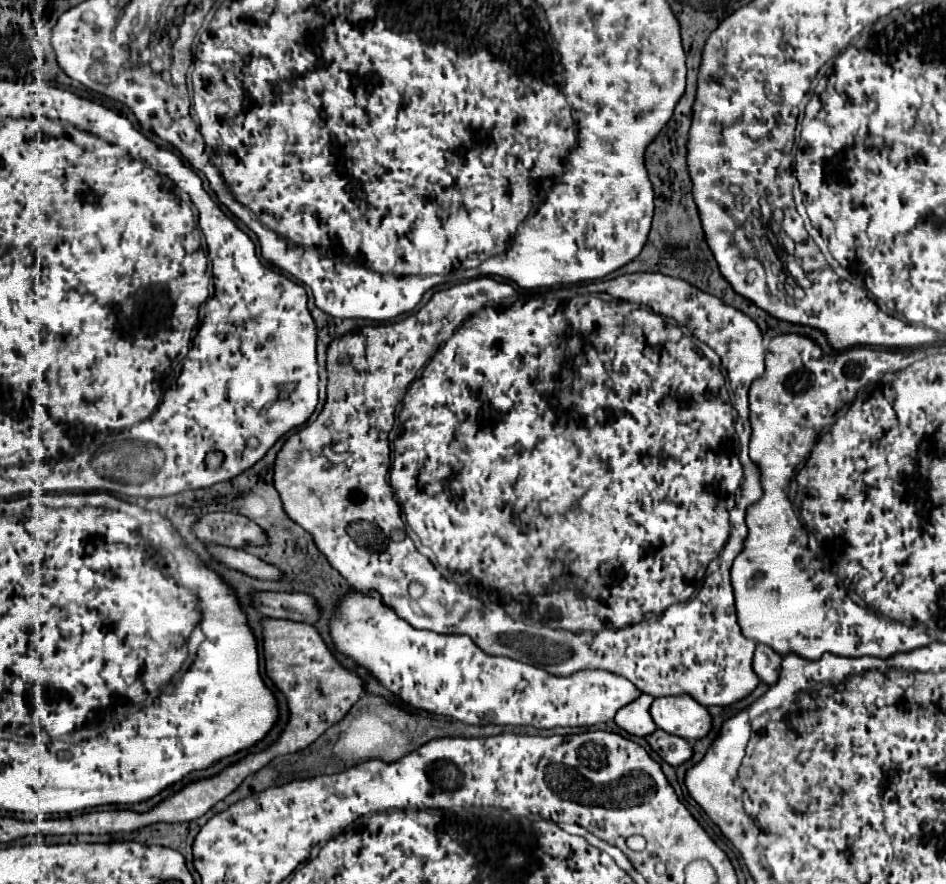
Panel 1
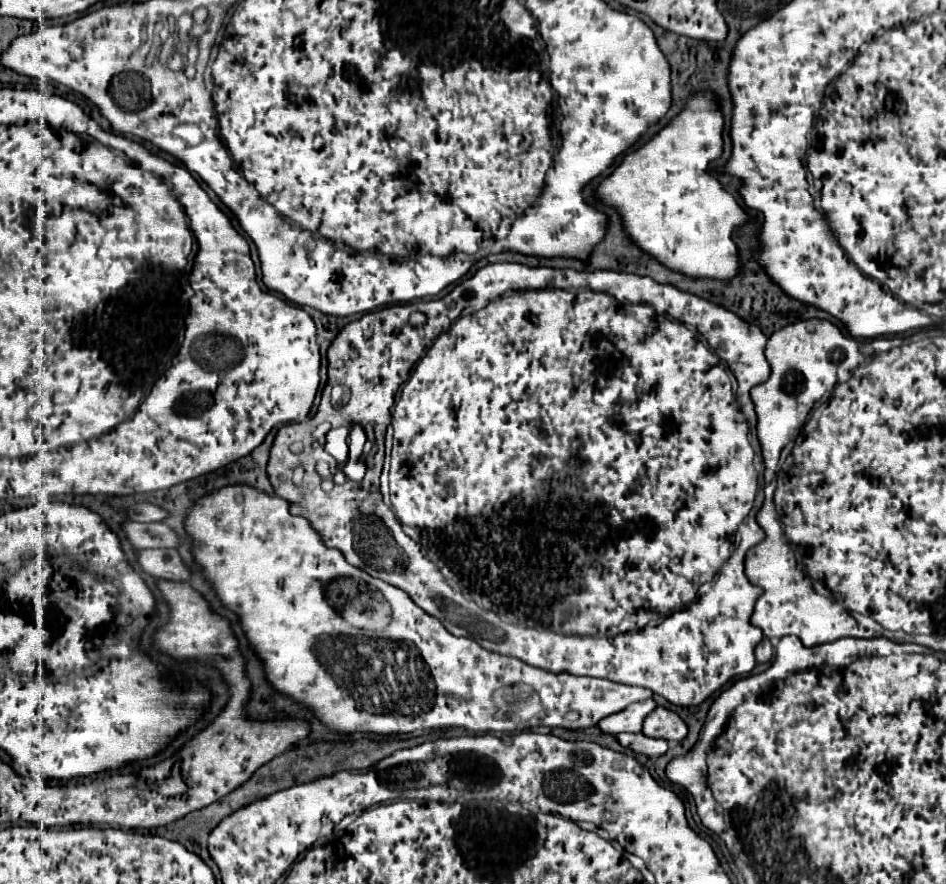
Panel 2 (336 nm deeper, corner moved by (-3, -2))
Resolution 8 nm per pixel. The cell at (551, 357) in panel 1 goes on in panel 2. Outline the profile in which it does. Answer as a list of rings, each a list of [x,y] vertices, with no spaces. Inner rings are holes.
[[[503,262],[503,264],[489,264],[489,266],[485,266],[485,268],[479,268],[479,270],[477,270],[477,272],[475,272],[475,274],[473,274],[473,276],[471,276],[471,278],[467,278],[467,280],[463,280],[463,282],[459,282],[459,284],[457,284],[457,286],[455,286],[455,288],[453,288],[453,290],[451,290],[451,292],[449,292],[449,294],[447,294],[447,296],[443,296],[443,298],[435,298],[435,300],[421,300],[421,302],[413,302],[413,304],[401,304],[401,306],[387,306],[387,308],[381,308],[381,310],[375,310],[375,312],[369,312],[369,314],[365,314],[365,316],[363,316],[363,318],[359,318],[359,320],[355,320],[355,322],[349,322],[349,324],[347,324],[347,326],[345,326],[345,328],[343,328],[343,330],[341,330],[341,332],[339,332],[339,334],[337,334],[337,336],[335,336],[335,340],[333,340],[333,344],[331,344],[331,346],[329,346],[329,352],[327,352],[327,358],[329,358],[329,372],[327,372],[327,374],[329,374],[329,380],[327,380],[327,386],[325,386],[325,390],[323,390],[323,394],[325,394],[325,400],[327,400],[327,394],[331,394],[331,388],[333,388],[333,386],[335,386],[335,384],[345,384],[345,386],[349,386],[349,390],[351,390],[351,398],[349,398],[349,402],[347,402],[347,404],[345,404],[345,406],[343,406],[343,408],[339,408],[339,410],[335,410],[335,408],[331,408],[331,404],[327,404],[327,402],[325,402],[325,404],[323,404],[323,410],[321,410],[321,416],[325,416],[325,420],[329,420],[329,422],[331,422],[331,424],[333,424],[333,426],[353,426],[353,424],[355,424],[355,422],[361,422],[361,424],[363,424],[363,428],[365,428],[365,434],[367,434],[367,444],[365,444],[365,450],[363,450],[363,458],[365,458],[365,464],[367,464],[367,474],[365,474],[365,478],[363,478],[363,480],[361,480],[361,482],[355,482],[355,484],[353,484],[353,482],[351,482],[351,480],[347,480],[347,482],[345,482],[345,484],[343,484],[343,486],[335,486],[335,488],[333,488],[333,490],[331,490],[331,492],[329,492],[329,494],[327,494],[327,492],[323,492],[323,490],[321,490],[321,488],[319,488],[319,484],[307,484],[307,482],[305,482],[305,484],[303,484],[303,482],[301,482],[301,484],[295,484],[295,482],[293,482],[293,480],[291,480],[291,472],[293,472],[293,470],[295,470],[295,466],[297,466],[297,464],[299,464],[299,460],[297,460],[297,454],[293,454],[293,452],[291,452],[291,450],[289,450],[289,446],[291,446],[291,444],[293,444],[293,442],[297,442],[297,440],[301,440],[301,442],[303,442],[303,438],[305,438],[305,434],[303,434],[303,430],[301,430],[301,424],[287,424],[287,426],[283,426],[283,428],[281,428],[281,430],[279,430],[279,432],[277,432],[277,436],[275,436],[275,442],[273,442],[273,446],[271,446],[271,458],[269,458],[269,464],[267,464],[267,474],[269,474],[269,480],[271,480],[271,486],[273,486],[273,490],[275,490],[275,494],[277,494],[277,496],[281,496],[281,498],[285,498],[285,500],[289,500],[289,502],[291,502],[291,512],[293,512],[293,514],[301,514],[301,516],[305,516],[305,518],[307,518],[307,520],[309,520],[309,522],[311,522],[311,526],[313,526],[313,528],[315,528],[315,530],[317,530],[317,532],[319,532],[319,534],[321,534],[321,538],[323,538],[323,542],[325,542],[325,544],[327,544],[327,546],[329,546],[329,548],[337,548],[337,550],[341,550],[341,552],[343,552],[343,554],[345,554],[345,558],[347,558],[347,562],[349,562],[349,564],[353,564],[353,566],[357,566],[357,568],[361,568],[361,570],[365,570],[365,572],[367,572],[367,574],[371,574],[371,576],[373,576],[373,578],[379,578],[379,580],[383,580],[383,582],[387,582],[387,584],[393,584],[393,586],[397,586],[397,588],[401,588],[401,590],[405,590],[405,592],[407,592],[407,594],[409,594],[409,596],[411,596],[411,600],[413,600],[413,602],[415,602],[415,604],[417,604],[417,606],[419,606],[419,608],[423,608],[423,610],[425,610],[425,612],[427,612],[427,614],[431,614],[431,616],[435,616],[435,618],[437,618],[437,620],[441,620],[441,624],[443,624],[443,626],[445,626],[445,628],[447,628],[447,630],[449,630],[449,632],[451,632],[451,634],[453,634],[453,636],[465,636],[465,638],[473,638],[473,640],[475,640],[475,642],[479,642],[479,644],[481,644],[481,646],[483,646],[483,648],[487,648],[487,650],[493,650],[493,652],[501,652],[501,654],[507,654],[507,656],[515,656],[515,658],[519,658],[519,660],[523,660],[523,662],[527,662],[527,664],[531,664],[531,666],[537,666],[537,668],[543,668],[543,670],[549,670],[549,672],[563,672],[563,670],[567,670],[567,672],[571,672],[571,674],[579,674],[579,676],[599,676],[599,678],[607,678],[607,680],[613,680],[613,682],[621,682],[621,684],[631,684],[631,686],[643,686],[643,688],[649,688],[649,690],[653,690],[653,692],[655,692],[655,694],[661,694],[661,696],[663,696],[663,698],[667,698],[667,700],[669,700],[669,702],[671,702],[671,704],[675,704],[675,706],[699,706],[699,704],[701,704],[701,702],[703,702],[703,700],[707,700],[707,698],[709,698],[709,696],[711,696],[711,694],[713,694],[713,692],[717,692],[717,690],[719,690],[719,688],[721,688],[721,686],[723,686],[723,684],[725,684],[725,682],[729,682],[729,680],[731,680],[731,678],[735,678],[735,676],[743,676],[743,674],[749,674],[749,672],[751,672],[751,670],[753,670],[753,666],[755,666],[755,656],[753,656],[753,648],[755,648],[755,646],[757,646],[757,644],[759,644],[759,642],[761,642],[761,640],[763,640],[763,632],[761,632],[761,628],[757,628],[757,626],[753,626],[753,624],[751,624],[751,614],[753,614],[753,606],[755,606],[755,600],[757,600],[757,598],[759,598],[759,594],[761,594],[761,590],[759,590],[759,588],[757,588],[757,586],[751,586],[751,584],[749,584],[749,580],[747,580],[747,578],[745,578],[745,576],[743,576],[743,572],[739,572],[739,570],[737,570],[737,572],[735,572],[735,568],[731,568],[731,566],[729,566],[729,570],[727,570],[727,572],[725,572],[725,574],[723,574],[723,570],[721,570],[721,566],[727,566],[727,564],[731,564],[731,560],[733,560],[733,558],[729,558],[729,554],[733,554],[733,538],[735,538],[735,532],[737,532],[737,526],[739,526],[739,524],[741,524],[741,522],[743,522],[743,520],[745,520],[745,516],[747,516],[747,514],[749,514],[749,512],[751,512],[751,508],[753,508],[753,500],[755,500],[755,488],[757,488],[757,486],[755,486],[755,484],[757,484],[757,472],[755,472],[755,468],[753,468],[753,448],[751,448],[751,446],[749,446],[749,438],[747,438],[747,434],[749,434],[749,430],[751,430],[751,434],[755,434],[755,422],[757,422],[757,418],[755,418],[755,410],[753,410],[753,402],[751,402],[751,398],[749,398],[749,390],[751,390],[751,388],[753,388],[753,386],[757,386],[757,384],[763,384],[763,382],[765,382],[765,380],[767,380],[767,376],[770,376],[770,372],[771,372],[771,369],[770,369],[770,366],[769,366],[769,363],[768,363],[768,362],[767,362],[767,360],[766,360],[766,358],[765,358],[765,354],[764,354],[764,351],[765,351],[765,342],[767,342],[767,338],[765,338],[765,336],[763,336],[763,332],[761,332],[761,330],[759,330],[759,328],[757,328],[757,326],[753,326],[753,324],[751,324],[751,328],[749,328],[749,324],[747,324],[747,322],[745,322],[745,320],[741,320],[741,318],[739,318],[739,316],[737,316],[737,314],[733,314],[733,312],[729,312],[729,310],[725,310],[725,308],[723,308],[723,306],[719,306],[719,304],[713,304],[713,302],[707,302],[707,300],[703,300],[703,298],[697,298],[697,296],[693,296],[693,294],[687,294],[687,292],[681,292],[681,290],[677,290],[677,288],[675,288],[675,286],[669,286],[669,284],[657,284],[657,282],[653,282],[653,280],[651,280],[651,278],[647,278],[647,276],[637,276],[637,274],[623,274],[623,272],[615,272],[615,271],[613,271],[613,270],[595,270],[595,271],[593,271],[593,272],[591,272],[591,271],[579,271],[579,272],[578,272],[578,271],[576,271],[576,270],[555,270],[555,268],[529,268],[529,266],[525,266],[525,264],[515,264],[515,262]],[[561,274],[563,274],[563,278],[561,278]],[[550,286],[551,286],[551,288],[553,288],[553,290],[537,290],[537,288],[549,288],[549,287],[550,287]],[[623,286],[625,286],[625,288],[623,288]],[[509,288],[511,288],[511,292],[517,292],[517,291],[524,291],[524,290],[527,290],[527,292],[517,292],[517,294],[513,294],[513,296],[505,296],[505,298],[497,298],[497,296],[503,296],[503,294],[505,294],[505,292],[507,292],[507,290],[509,290]],[[571,288],[575,288],[575,289],[578,289],[578,288],[585,288],[585,289],[582,289],[582,290],[581,290],[581,291],[579,291],[579,292],[575,292],[575,294],[573,294],[573,292],[569,292],[569,290],[563,290],[563,289],[571,289]],[[588,288],[591,288],[591,289],[588,289]],[[619,288],[623,288],[623,290],[621,290],[621,292],[619,292]],[[595,290],[601,290],[601,292],[595,292]],[[627,292],[629,292],[629,294],[627,294]],[[592,293],[593,293],[593,294],[592,294]],[[609,296],[615,296],[615,298],[609,298]],[[477,298],[481,298],[481,300],[477,300]],[[493,298],[497,298],[497,300],[493,300]],[[471,300],[475,300],[475,302],[481,302],[481,306],[485,306],[485,304],[487,304],[487,302],[489,302],[489,300],[491,300],[491,302],[489,302],[489,306],[485,306],[485,308],[481,308],[481,310],[477,310],[477,312],[471,312],[471,314],[467,314],[467,316],[461,316],[461,318],[459,318],[459,314],[461,314],[461,312],[463,312],[463,310],[465,310],[465,308],[467,308],[467,306],[469,306],[469,304],[471,304]],[[617,300],[621,300],[621,302],[623,302],[623,304],[621,304],[621,302],[617,302]],[[631,302],[641,302],[641,304],[649,304],[649,306],[641,306],[641,304],[631,304]],[[651,306],[655,306],[655,310],[653,310],[653,308],[651,308]],[[657,312],[659,312],[659,314],[657,314]],[[665,314],[667,314],[667,316],[665,316]],[[451,318],[453,318],[453,320],[455,320],[455,318],[459,318],[459,320],[457,320],[457,322],[455,322],[455,324],[453,324],[453,326],[451,326],[451,322],[453,322],[453,320],[451,320]],[[597,318],[599,318],[599,320],[597,320]],[[679,322],[681,322],[681,324],[679,324]],[[683,324],[685,324],[685,326],[687,326],[687,328],[685,328],[685,326],[683,326]],[[449,326],[451,326],[451,328],[449,328]],[[447,328],[449,328],[449,330],[447,330]],[[695,330],[697,330],[697,332],[695,332]],[[443,332],[445,332],[445,334],[443,334]],[[441,334],[443,334],[443,336],[441,336]],[[439,336],[441,336],[441,338],[439,338]],[[663,336],[665,336],[665,338],[663,338]],[[435,338],[437,338],[437,342],[435,342],[435,344],[433,344],[433,340],[435,340]],[[705,340],[707,340],[707,344],[709,344],[709,346],[711,346],[711,348],[713,348],[713,350],[715,350],[715,352],[717,352],[717,354],[713,354],[713,352],[709,352],[709,346],[705,346]],[[431,344],[433,344],[433,346],[431,346]],[[429,346],[431,346],[431,348],[429,348]],[[703,346],[705,346],[705,348],[703,348]],[[745,346],[747,346],[747,348],[745,348]],[[757,346],[759,346],[759,348],[757,348]],[[427,348],[429,348],[429,350],[427,350]],[[425,350],[427,350],[427,354],[425,354]],[[423,354],[425,354],[425,356],[423,356]],[[421,356],[423,356],[423,358],[421,358]],[[717,356],[719,356],[719,358],[717,358]],[[749,356],[751,356],[751,358],[749,358]],[[419,359],[421,359],[421,362],[419,362],[419,364],[417,364],[417,366],[415,366],[415,364],[416,364],[416,363],[417,363],[417,361],[418,361],[418,360],[419,360]],[[691,360],[693,360],[693,362],[691,362]],[[721,360],[723,360],[723,362],[725,362],[725,364],[727,364],[727,366],[729,366],[729,370],[731,370],[731,372],[733,372],[733,376],[735,376],[735,378],[737,378],[737,384],[739,384],[739,386],[737,386],[737,400],[735,400],[735,396],[733,396],[733,392],[731,392],[731,382],[729,382],[729,374],[727,374],[727,368],[725,368],[725,364],[723,364],[723,362],[721,362]],[[393,364],[395,364],[395,366],[393,366]],[[739,364],[741,364],[741,368],[739,368]],[[414,366],[415,366],[415,370],[413,370],[413,374],[411,374],[411,371],[412,371],[412,368],[413,368],[413,367],[414,367]],[[409,374],[411,374],[411,378],[409,378]],[[407,378],[409,378],[409,380],[407,380]],[[405,380],[407,380],[407,384],[405,384],[405,388],[402,388],[402,387],[400,387],[400,388],[399,388],[399,386],[401,386],[401,384],[403,384],[403,382],[405,382]],[[657,384],[659,384],[659,386],[657,386]],[[397,388],[399,388],[399,389],[398,389],[398,391],[397,391]],[[402,389],[403,389],[403,392],[402,392]],[[395,392],[398,392],[398,393],[397,393],[397,394],[396,394],[396,396],[395,396]],[[399,392],[401,392],[401,398],[400,398],[400,393],[399,393]],[[393,400],[395,400],[395,404],[396,404],[396,403],[397,403],[397,406],[395,406],[395,412],[393,412],[393,428],[391,428],[391,426],[390,426],[390,427],[389,427],[389,428],[387,428],[387,426],[389,426],[389,424],[391,424],[391,412],[389,412],[389,408],[391,408],[391,406],[393,406]],[[398,401],[399,401],[399,402],[398,402]],[[737,402],[739,402],[739,406],[741,406],[741,410],[739,410],[739,406],[737,406]],[[741,412],[743,412],[743,414],[745,414],[745,416],[743,416],[743,414],[741,414]],[[701,416],[703,416],[703,418],[701,418]],[[745,418],[747,418],[747,422],[745,422]],[[747,424],[749,424],[749,428],[747,428]],[[385,430],[387,430],[387,431],[386,431],[386,436],[385,436]],[[393,430],[395,430],[395,436],[393,436]],[[383,442],[385,442],[385,448],[383,448]],[[392,444],[393,444],[393,452],[391,452],[391,450],[392,450]],[[383,456],[385,456],[385,459],[384,459],[384,465],[383,465]],[[390,463],[391,463],[391,467],[390,467]],[[443,466],[445,466],[445,468],[443,468]],[[381,468],[383,468],[383,470],[382,470],[382,472],[381,472]],[[379,474],[381,474],[381,476],[380,476],[380,488],[379,488],[379,489],[380,489],[380,492],[379,492],[379,490],[377,490],[377,480],[379,480]],[[389,488],[390,488],[390,494],[389,494]],[[459,492],[461,492],[461,494],[459,494]],[[381,494],[382,494],[382,496],[383,496],[383,500],[381,500]],[[455,494],[457,494],[457,496],[455,496]],[[383,501],[384,501],[384,503],[385,503],[385,504],[386,504],[386,505],[389,505],[389,504],[390,504],[390,501],[391,501],[391,504],[393,504],[393,512],[395,512],[395,514],[397,514],[397,518],[399,518],[399,520],[397,520],[397,518],[395,518],[395,514],[391,514],[391,508],[389,508],[389,506],[385,506],[385,504],[383,504]],[[399,522],[401,522],[401,524],[405,524],[405,526],[409,526],[409,528],[419,528],[419,532],[421,532],[421,546],[423,546],[423,554],[425,554],[425,556],[423,556],[423,554],[421,554],[421,552],[419,552],[419,550],[417,550],[417,542],[415,542],[415,540],[411,540],[411,538],[407,538],[407,536],[405,536],[405,534],[403,534],[403,530],[401,530],[401,524],[399,524]],[[427,558],[429,558],[429,560],[427,560]],[[433,564],[437,564],[437,566],[433,566]],[[439,570],[441,570],[441,572],[439,572]],[[717,570],[721,570],[721,574],[717,574]],[[727,574],[729,574],[729,576],[727,576]],[[445,578],[447,578],[447,580],[445,580]],[[493,580],[495,580],[495,586],[493,586]],[[447,582],[449,582],[449,584],[447,584]],[[483,582],[487,582],[487,586],[485,586],[485,588],[483,588]],[[451,586],[453,586],[453,588],[451,588]],[[471,588],[477,588],[477,590],[479,590],[479,592],[477,592],[477,596],[481,596],[481,598],[477,598],[477,602],[475,602],[475,600],[469,600],[469,596],[471,596]],[[459,592],[461,592],[461,594],[459,594]],[[465,598],[467,598],[467,600],[465,600]]]

